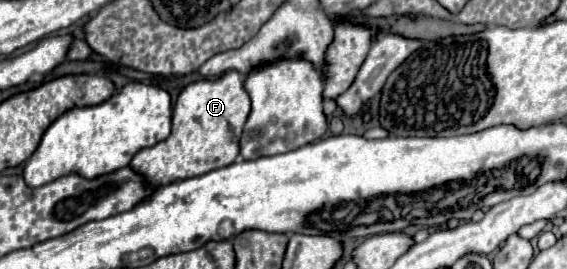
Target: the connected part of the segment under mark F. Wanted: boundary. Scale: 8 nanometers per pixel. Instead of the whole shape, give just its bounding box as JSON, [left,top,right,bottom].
[131,70,251,186]

